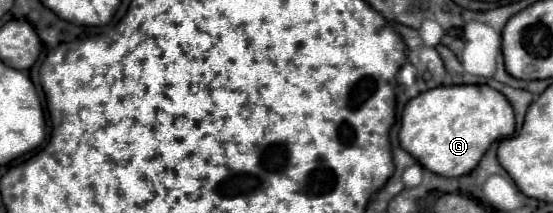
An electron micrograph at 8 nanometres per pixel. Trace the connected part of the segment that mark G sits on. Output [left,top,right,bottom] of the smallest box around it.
[399,85,515,177]

